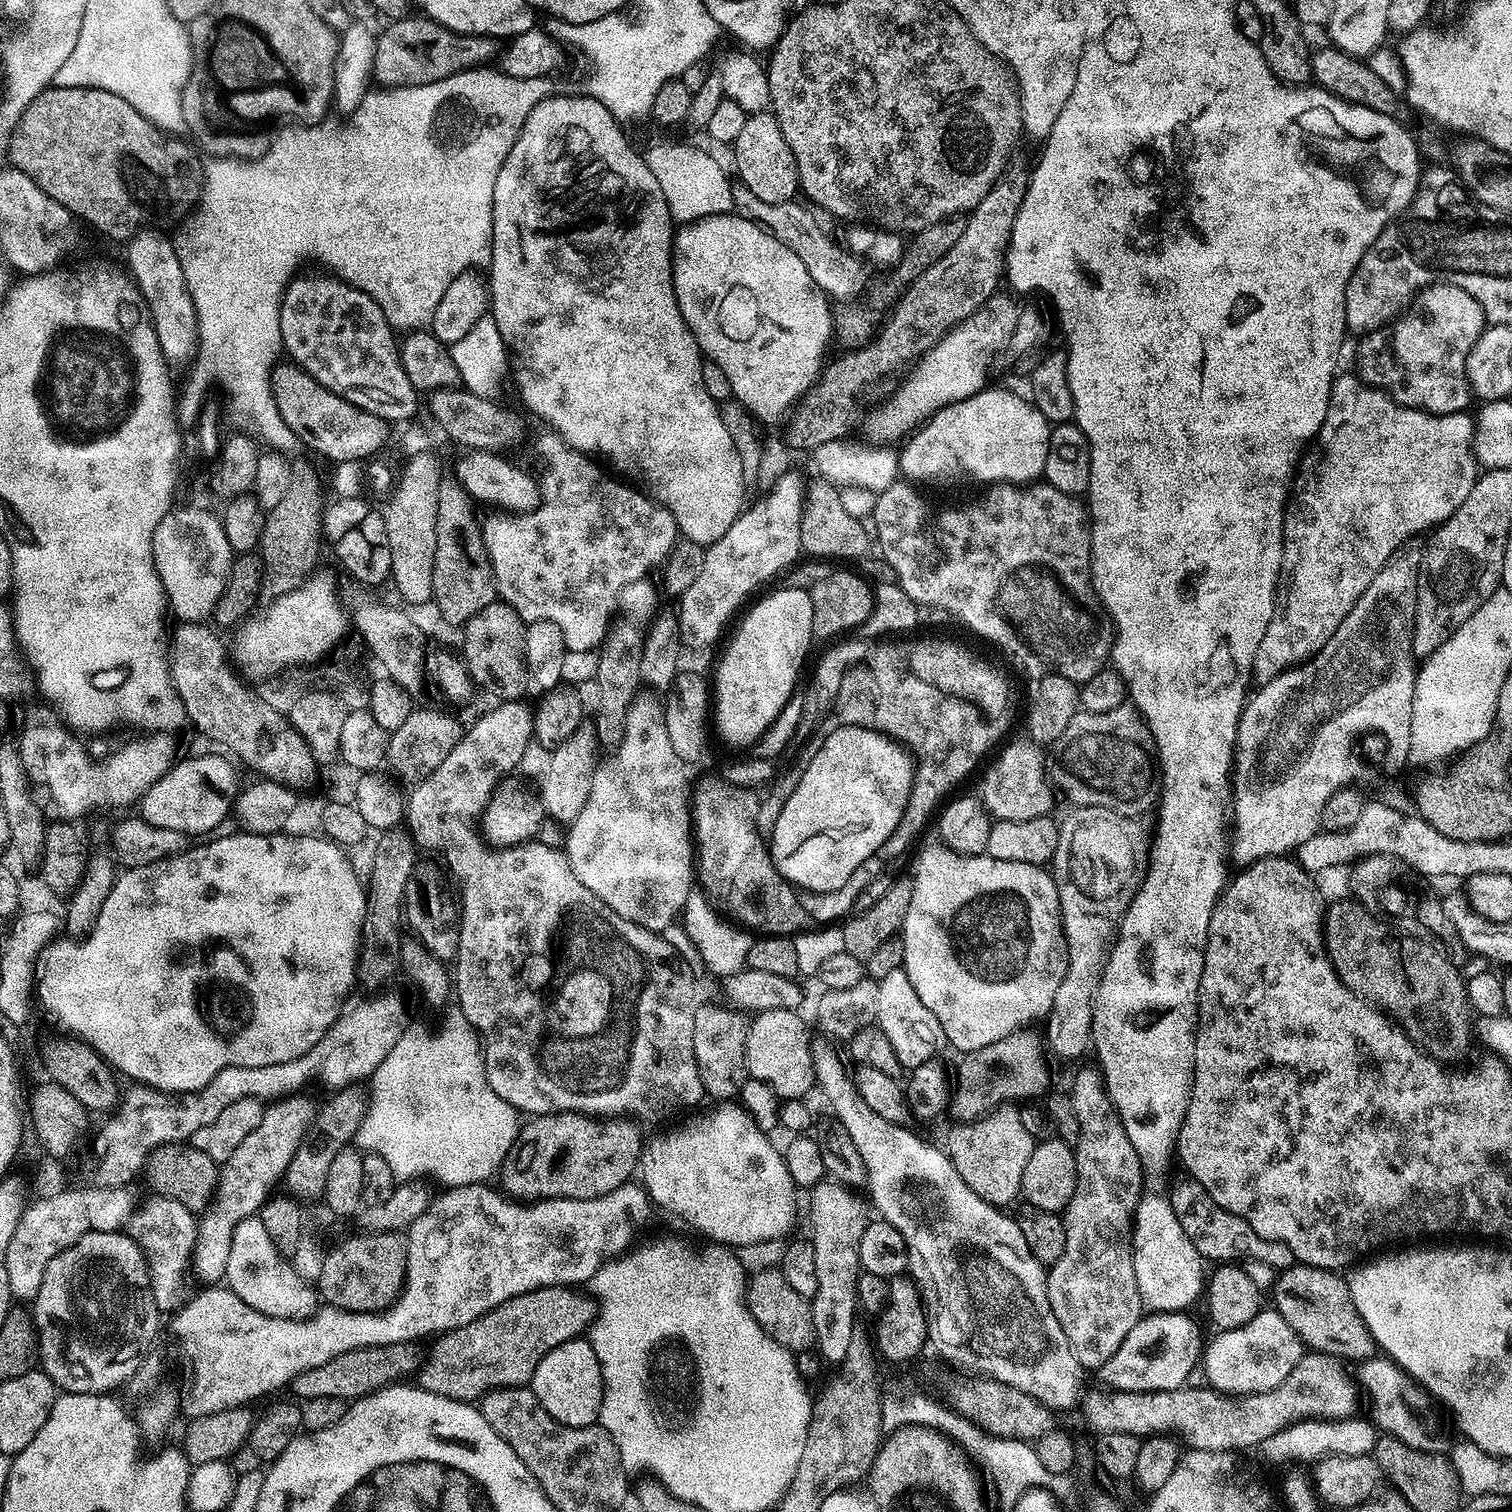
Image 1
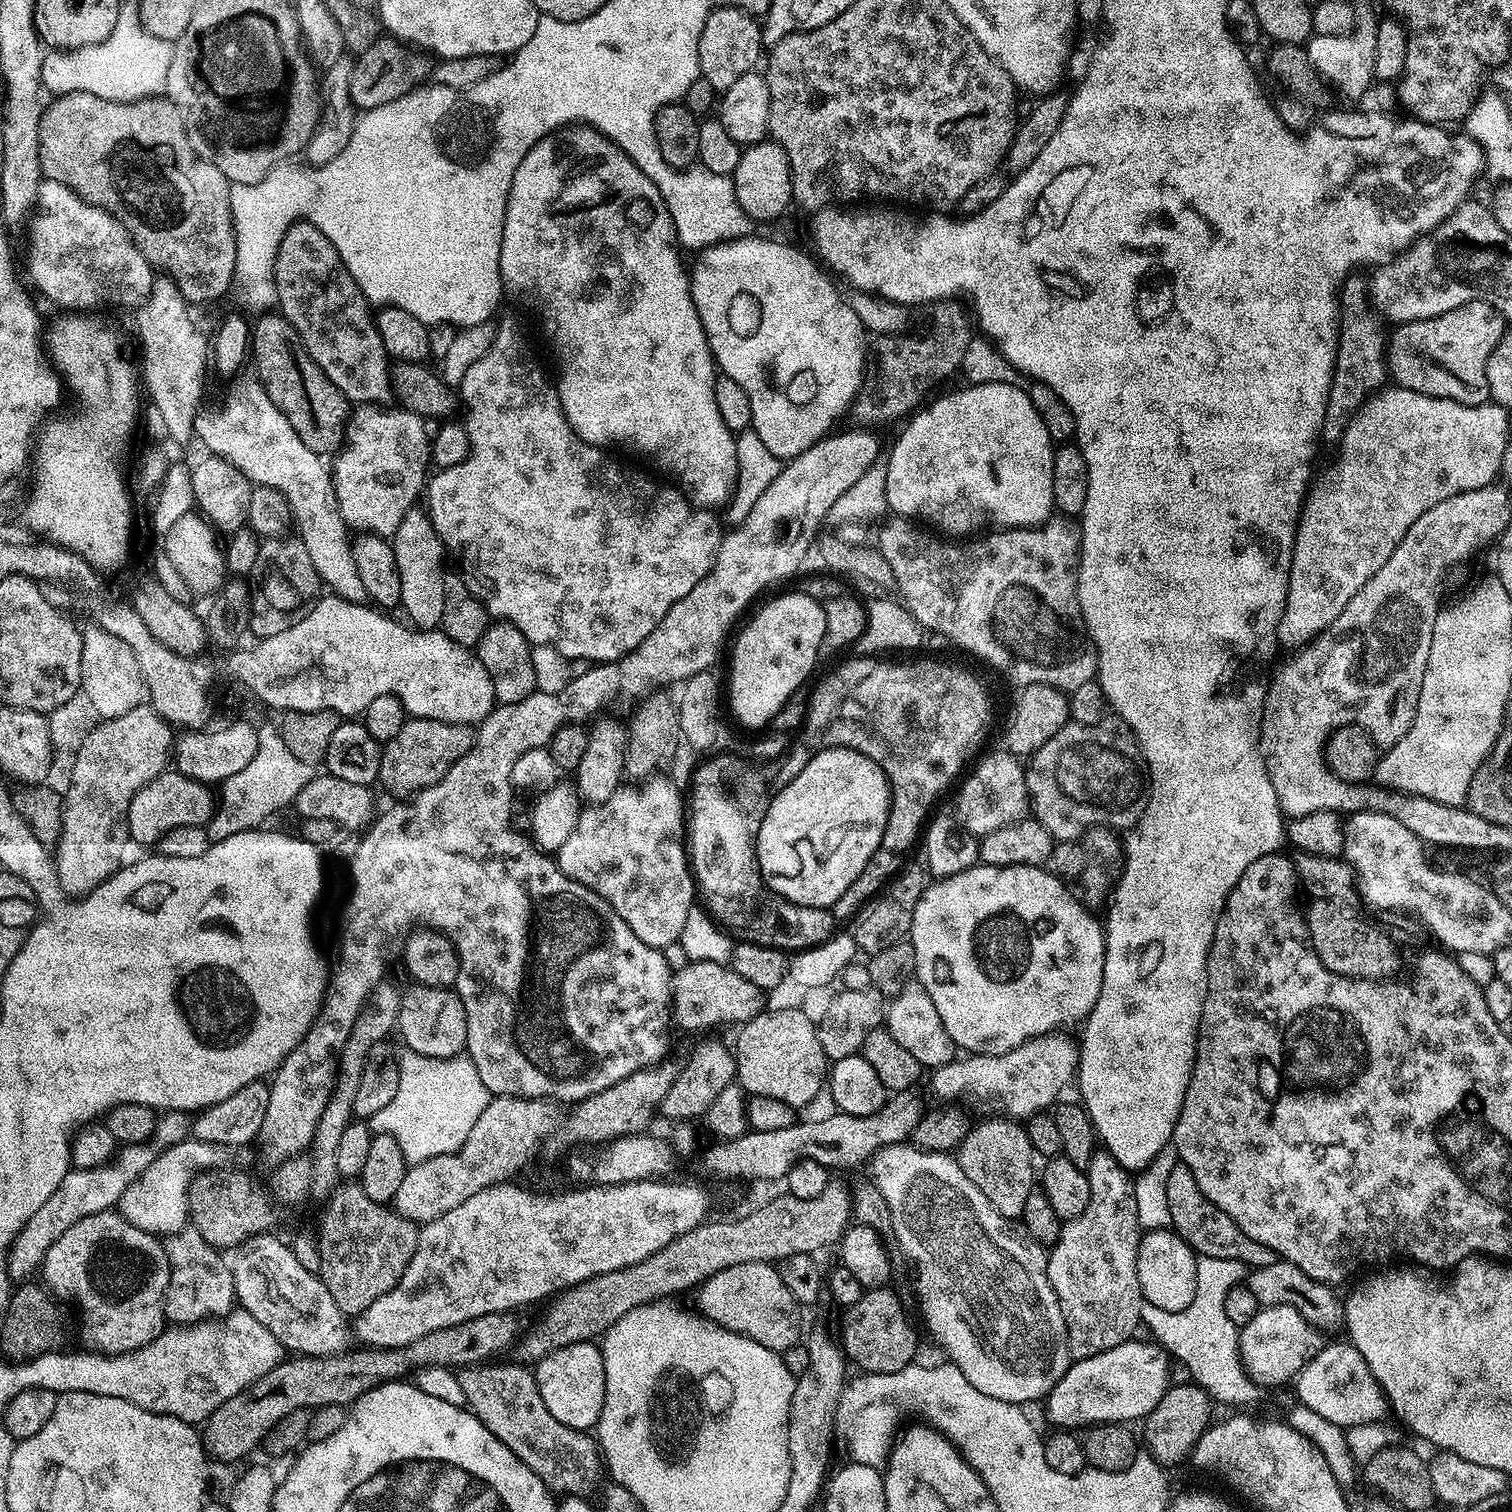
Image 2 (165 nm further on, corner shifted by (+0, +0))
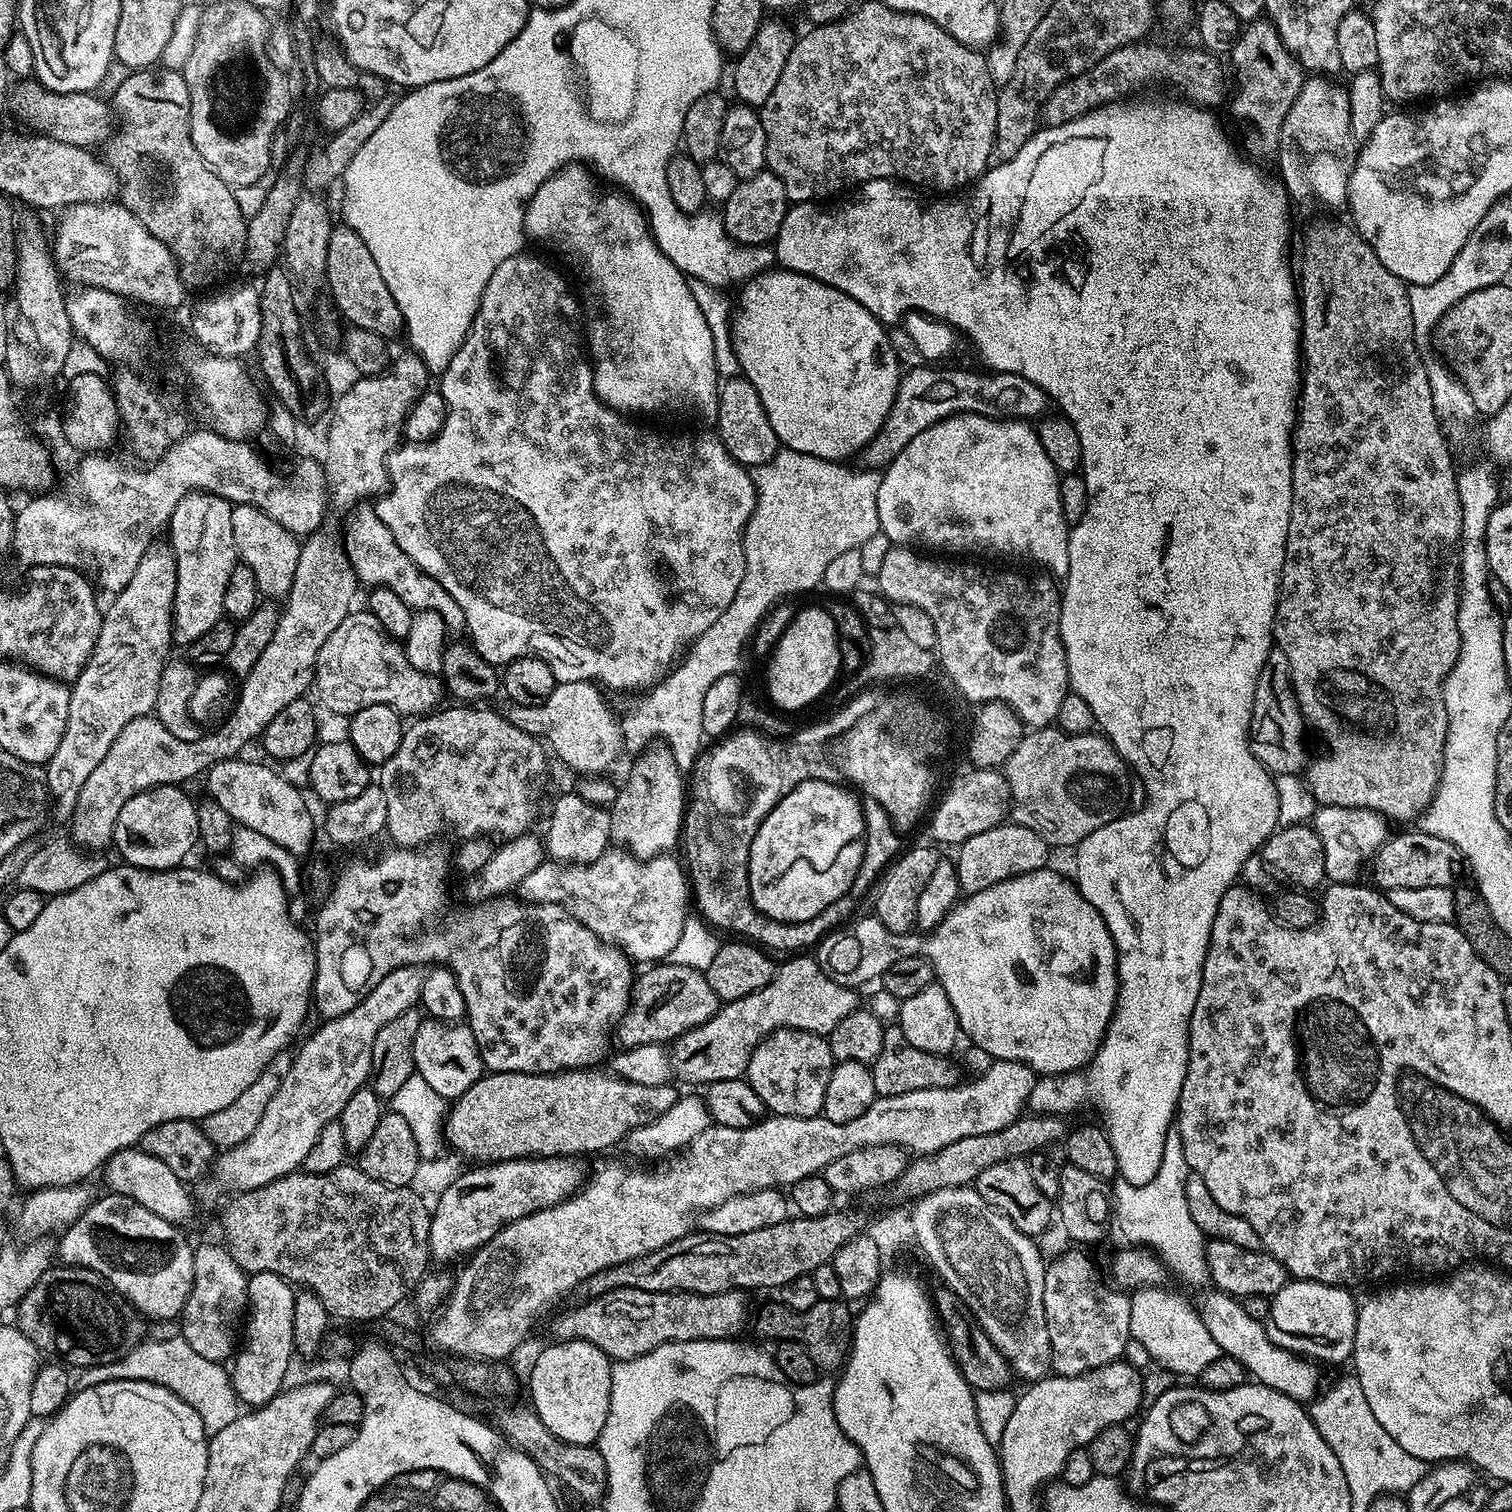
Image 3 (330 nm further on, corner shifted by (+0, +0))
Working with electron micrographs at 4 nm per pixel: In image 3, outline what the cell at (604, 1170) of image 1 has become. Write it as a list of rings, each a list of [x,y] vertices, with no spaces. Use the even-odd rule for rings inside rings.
[[[796,954],[785,960],[788,961],[777,967],[774,978],[766,982],[762,990],[754,990],[754,994],[746,994],[746,998],[721,1003],[705,1024],[691,1028],[671,1045],[670,1068],[674,1076],[684,1084],[700,1084],[699,1086],[707,1086],[723,1080],[741,1079],[747,1073],[748,1063],[754,1050],[770,1033],[777,1032],[779,1028],[793,1028],[827,1037],[844,1018],[861,1007],[862,1000],[856,997],[857,989],[840,985],[827,976],[820,968],[815,955]]]

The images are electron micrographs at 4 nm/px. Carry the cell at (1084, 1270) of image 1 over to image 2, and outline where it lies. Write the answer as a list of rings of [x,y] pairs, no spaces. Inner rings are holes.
[[[1097,1150],[1092,1155],[1086,1171],[1090,1182],[1090,1206],[1086,1206],[1078,1218],[1061,1223],[1060,1236],[1047,1253],[1048,1281],[1060,1303],[1068,1335],[1068,1355],[1073,1361],[1090,1358],[1124,1344],[1137,1335],[1136,1327],[1139,1329],[1142,1324],[1142,1297],[1136,1265],[1142,1229],[1135,1205],[1133,1177],[1106,1150]]]

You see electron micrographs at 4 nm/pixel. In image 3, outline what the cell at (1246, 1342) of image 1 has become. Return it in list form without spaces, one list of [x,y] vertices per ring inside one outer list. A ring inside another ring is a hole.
[[[1289,1279],[1271,1297],[1266,1321],[1268,1337],[1278,1346],[1321,1365],[1347,1361],[1354,1350],[1357,1302],[1357,1297],[1348,1292],[1339,1284]]]

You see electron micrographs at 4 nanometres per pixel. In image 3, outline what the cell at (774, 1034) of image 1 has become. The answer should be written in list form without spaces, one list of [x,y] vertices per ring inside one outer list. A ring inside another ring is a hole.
[[[779,1028],[754,1050],[746,1079],[765,1109],[778,1116],[819,1116],[824,1111],[826,1085],[834,1067],[832,1046],[825,1037],[793,1028]]]

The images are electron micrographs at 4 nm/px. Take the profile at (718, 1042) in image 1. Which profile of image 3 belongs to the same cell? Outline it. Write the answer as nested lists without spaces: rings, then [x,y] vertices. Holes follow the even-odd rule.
[[[593,1066],[546,1074],[488,1072],[466,1094],[451,1101],[445,1117],[445,1141],[478,1164],[534,1156],[574,1158],[617,1147],[630,1130],[662,1118],[678,1098],[671,1083],[638,1086],[600,1070]]]

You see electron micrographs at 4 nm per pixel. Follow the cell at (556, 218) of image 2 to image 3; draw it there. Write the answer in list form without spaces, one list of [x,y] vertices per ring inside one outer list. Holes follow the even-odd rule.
[[[579,162],[568,164],[538,186],[524,211],[527,239],[545,244],[550,251],[564,256],[566,263],[580,268],[581,278],[600,299],[600,313],[589,322],[588,332],[586,328],[586,348],[590,353],[596,397],[621,414],[688,412],[693,408],[702,419],[715,421],[720,384],[715,366],[714,337],[701,307],[694,302],[689,277],[662,254],[639,203],[616,190],[603,192],[599,183],[601,181],[585,165]]]

